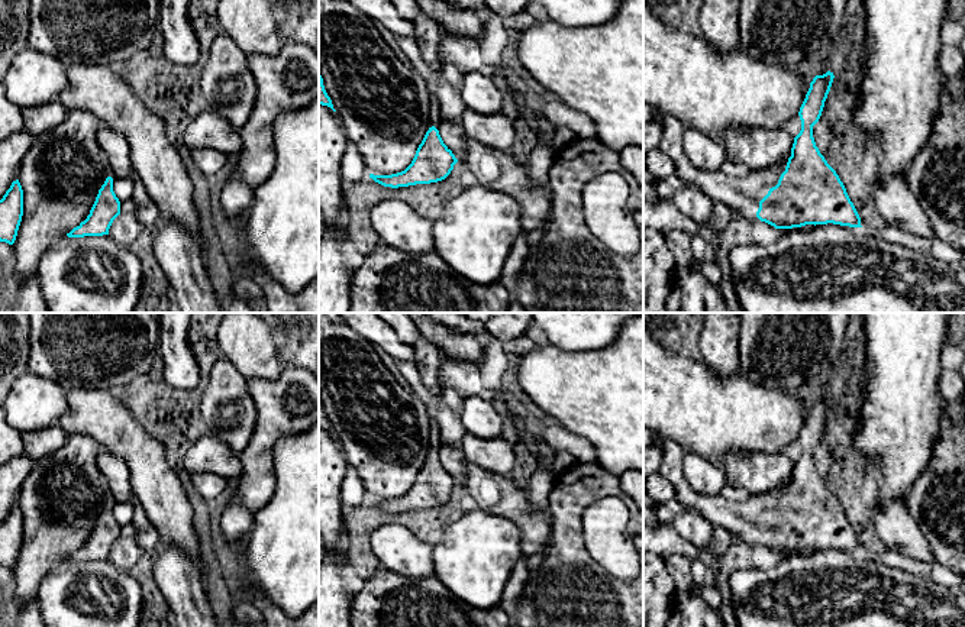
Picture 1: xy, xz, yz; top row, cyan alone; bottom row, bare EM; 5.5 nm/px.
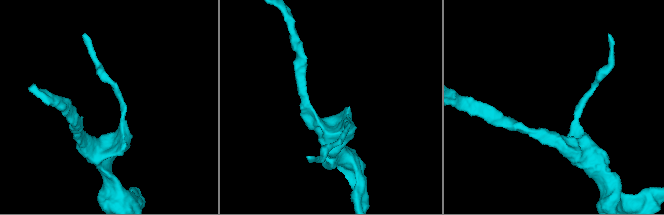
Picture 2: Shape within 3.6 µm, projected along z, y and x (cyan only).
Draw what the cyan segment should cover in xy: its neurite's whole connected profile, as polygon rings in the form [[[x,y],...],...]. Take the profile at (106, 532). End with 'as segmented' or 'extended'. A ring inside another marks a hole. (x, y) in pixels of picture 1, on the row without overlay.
[[[110,489],[104,492],[104,502],[90,539],[84,546],[74,552],[68,562],[103,560],[109,559],[113,544],[120,539],[120,526],[113,516],[116,498]]] | extended

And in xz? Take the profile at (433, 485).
[[[430,417],[429,452],[412,488],[401,497],[391,500],[369,498],[369,502],[391,513],[430,508],[445,504],[458,484],[439,459],[440,446],[440,426],[435,417]]] | extended

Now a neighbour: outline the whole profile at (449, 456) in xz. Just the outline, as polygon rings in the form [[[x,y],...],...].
[[[442,445],[439,450],[439,459],[448,474],[452,475],[458,487],[462,488],[468,475],[465,469],[465,462],[459,458],[458,450],[451,446]]]

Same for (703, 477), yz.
[[[693,450],[687,452],[682,471],[688,487],[701,495],[720,495],[727,485],[723,469]]]

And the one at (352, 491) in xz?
[[[352,466],[348,468],[341,484],[341,501],[345,505],[361,505],[369,501],[365,485]]]

